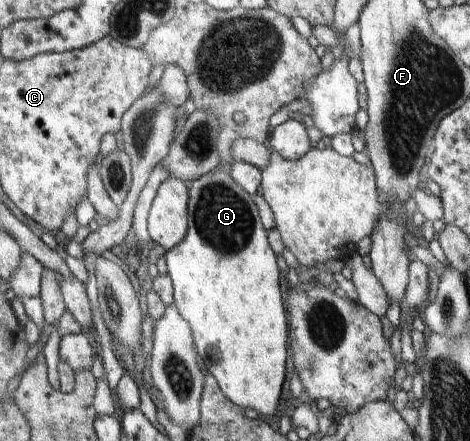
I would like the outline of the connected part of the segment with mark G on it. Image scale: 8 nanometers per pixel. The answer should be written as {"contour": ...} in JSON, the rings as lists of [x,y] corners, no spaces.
{"contour":[[[225,167],[219,170],[209,172],[200,176],[192,182],[189,189],[188,214],[187,214],[187,234],[180,244],[172,247],[166,252],[164,258],[167,264],[167,273],[172,280],[173,286],[173,303],[180,316],[188,321],[194,346],[200,358],[204,361],[206,370],[216,379],[218,386],[221,388],[224,396],[240,406],[240,408],[251,412],[258,412],[260,416],[274,416],[280,396],[282,396],[282,384],[286,380],[286,360],[288,360],[288,334],[289,324],[286,321],[286,310],[284,300],[282,300],[282,290],[280,290],[280,271],[276,264],[276,254],[268,244],[267,231],[261,223],[259,210],[254,202],[254,195],[248,194],[242,190],[232,178]]]}

